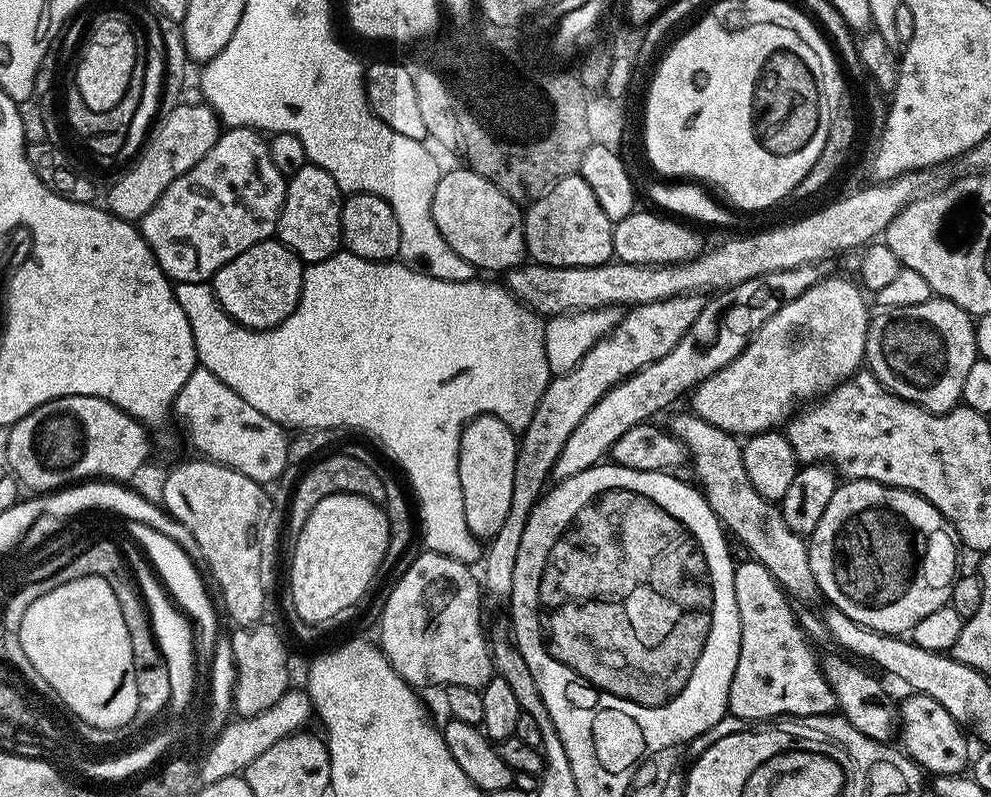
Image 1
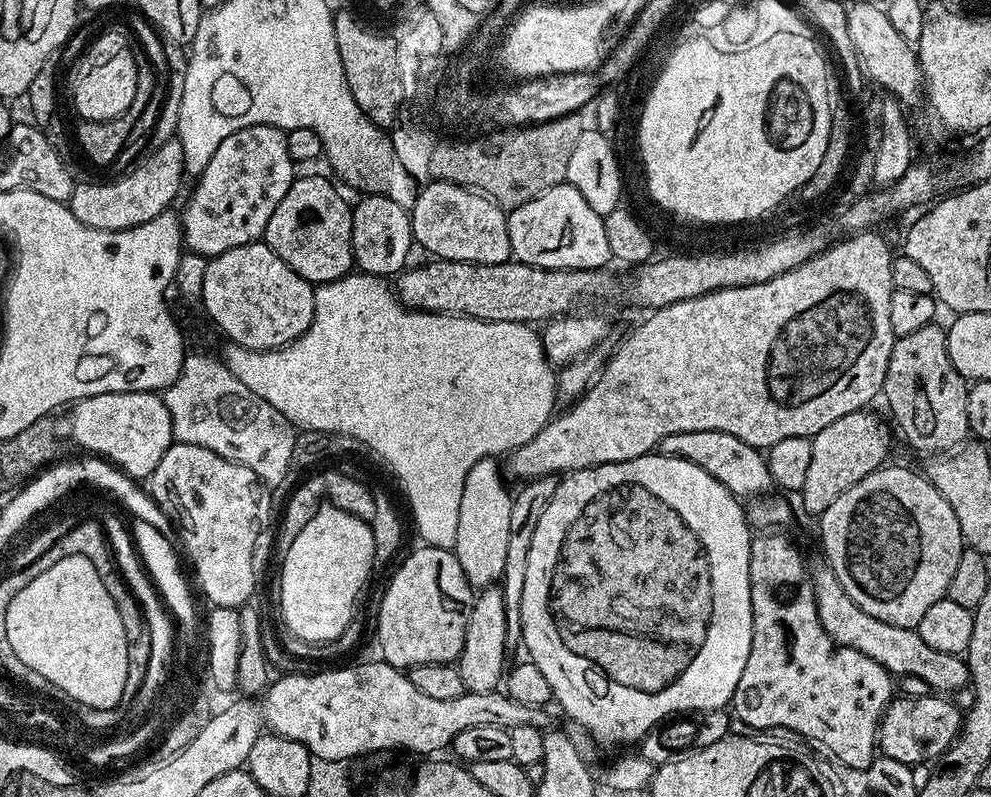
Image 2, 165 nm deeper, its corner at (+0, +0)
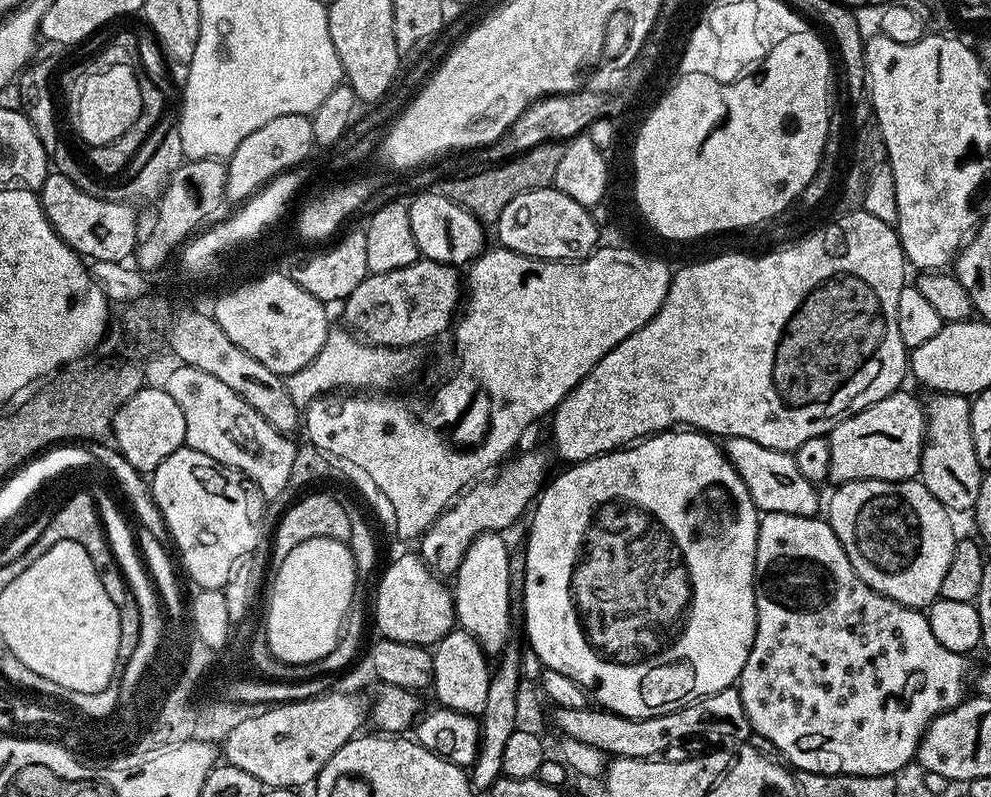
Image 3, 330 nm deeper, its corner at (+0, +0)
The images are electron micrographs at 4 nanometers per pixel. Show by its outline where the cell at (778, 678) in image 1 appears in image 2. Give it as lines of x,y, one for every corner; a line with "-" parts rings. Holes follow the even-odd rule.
760,534
750,546
750,606
752,607
752,641
750,658
730,705
735,718
757,730
789,728
816,744
821,744
845,768
868,768
878,752
878,729
884,711
894,699
894,677
874,658
858,654
853,648
841,648
822,630
810,571
796,544
784,534

